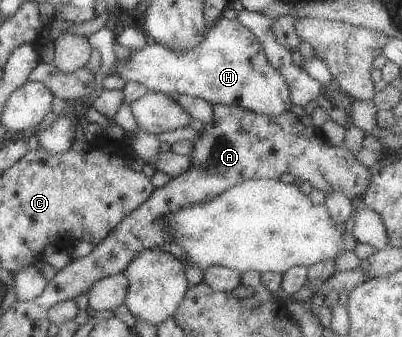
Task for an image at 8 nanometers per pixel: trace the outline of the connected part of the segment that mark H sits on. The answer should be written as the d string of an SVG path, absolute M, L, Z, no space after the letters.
M223 16L209 25L204 39L198 46L184 50L184 48L170 48L170 46L161 43L148 44L142 50L132 51L126 62L122 60L114 68L113 74L118 74L126 83L142 84L148 91L154 93L162 93L170 97L190 96L210 102L213 106L216 104L236 106L256 112L256 114L280 116L284 112L290 112L293 106L292 100L290 100L290 86L278 74L278 70L268 63L262 44L249 29L238 23L236 19L227 20Z

